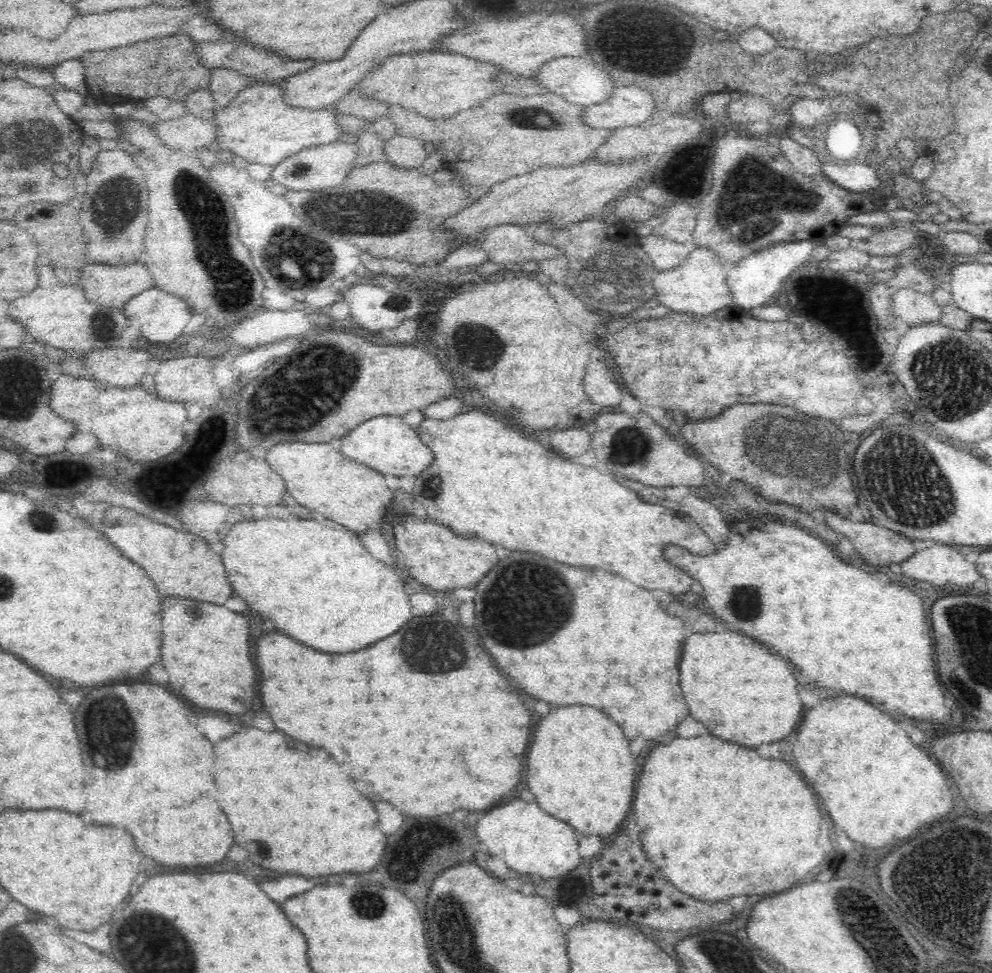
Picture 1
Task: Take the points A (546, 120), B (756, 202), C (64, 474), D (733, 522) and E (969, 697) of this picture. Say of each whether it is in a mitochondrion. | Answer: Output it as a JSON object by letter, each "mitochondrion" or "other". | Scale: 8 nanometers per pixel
{"A":"mitochondrion","B":"mitochondrion","C":"other","D":"other","E":"other"}

